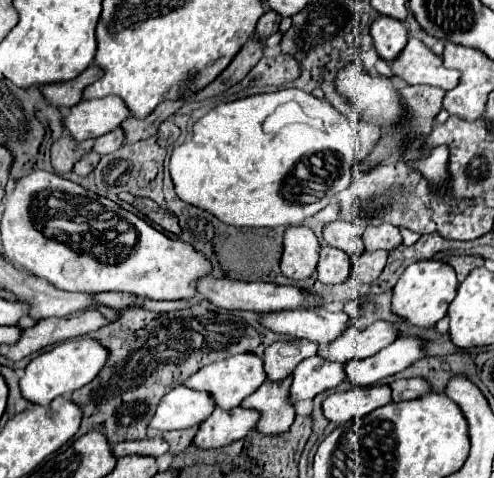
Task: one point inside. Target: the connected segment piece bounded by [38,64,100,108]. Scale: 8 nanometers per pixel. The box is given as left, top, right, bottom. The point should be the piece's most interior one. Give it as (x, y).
(62, 94)

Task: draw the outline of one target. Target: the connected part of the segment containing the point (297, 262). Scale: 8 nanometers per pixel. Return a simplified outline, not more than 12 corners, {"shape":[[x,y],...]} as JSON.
{"shape":[[288,226],[280,268],[308,278],[320,242],[308,226]]}

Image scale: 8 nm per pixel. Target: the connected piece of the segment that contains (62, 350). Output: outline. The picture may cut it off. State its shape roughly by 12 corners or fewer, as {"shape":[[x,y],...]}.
{"shape":[[90,336],[56,344],[20,376],[22,396],[48,406],[92,382],[108,358]]}

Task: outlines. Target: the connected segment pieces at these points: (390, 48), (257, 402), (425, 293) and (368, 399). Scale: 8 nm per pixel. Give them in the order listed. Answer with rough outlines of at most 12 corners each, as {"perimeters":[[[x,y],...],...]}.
{"perimeters":[[[382,14],[372,22],[378,56],[394,60],[408,42],[406,26]],[[290,378],[266,380],[242,402],[260,410],[256,428],[280,434],[292,426],[296,412]],[[442,260],[414,262],[394,286],[392,310],[428,328],[458,290]],[[390,386],[350,388],[324,400],[324,416],[342,424],[392,400]]]}

